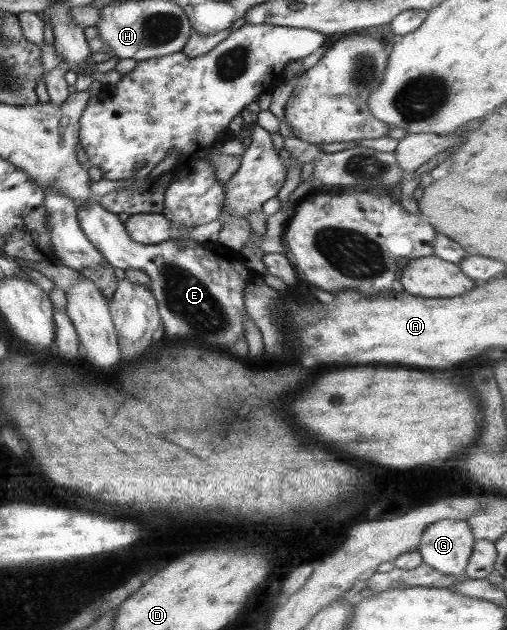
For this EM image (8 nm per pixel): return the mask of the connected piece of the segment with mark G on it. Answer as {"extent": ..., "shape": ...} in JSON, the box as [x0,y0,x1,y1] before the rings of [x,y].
{"extent":[417,519,474,576],"shape":[[[441,519],[426,527],[417,552],[438,574],[460,576],[470,557],[474,538],[465,519]]]}

